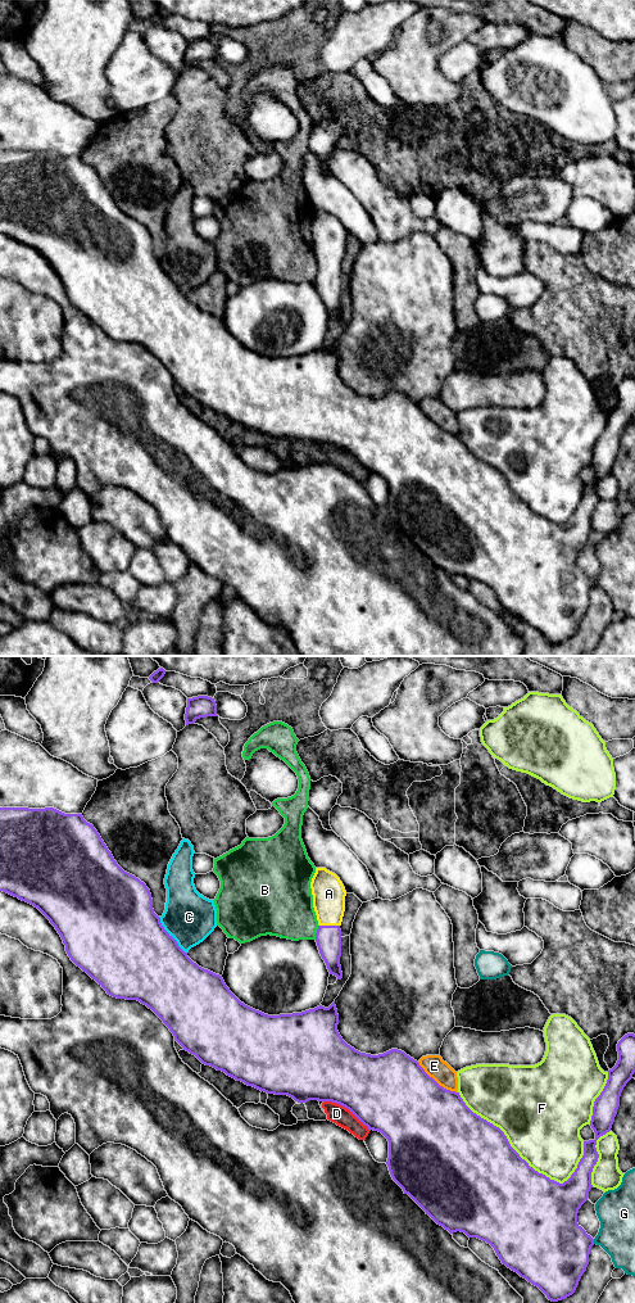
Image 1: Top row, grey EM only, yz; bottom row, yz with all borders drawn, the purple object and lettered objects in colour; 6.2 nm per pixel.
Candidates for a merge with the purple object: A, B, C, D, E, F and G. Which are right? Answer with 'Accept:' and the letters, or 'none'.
Accept: A

